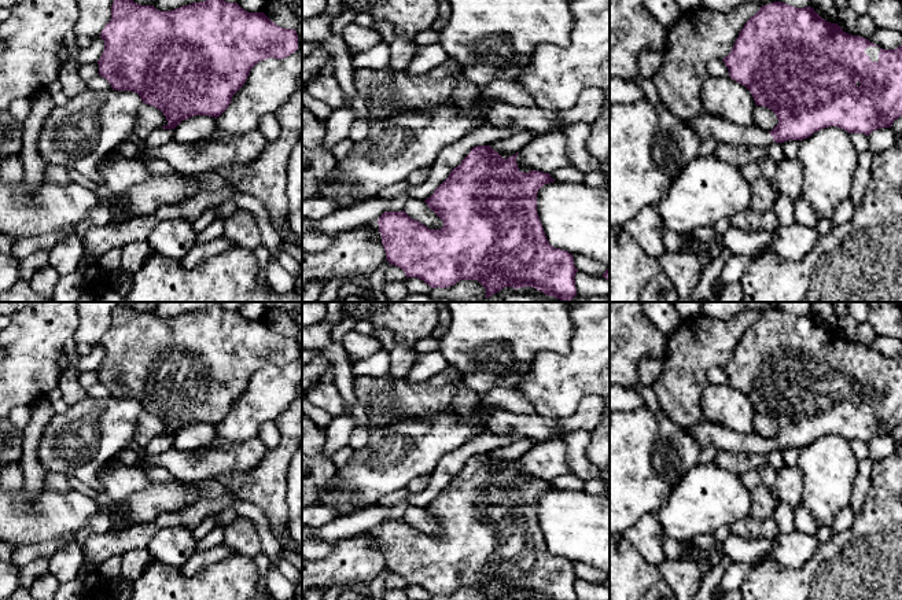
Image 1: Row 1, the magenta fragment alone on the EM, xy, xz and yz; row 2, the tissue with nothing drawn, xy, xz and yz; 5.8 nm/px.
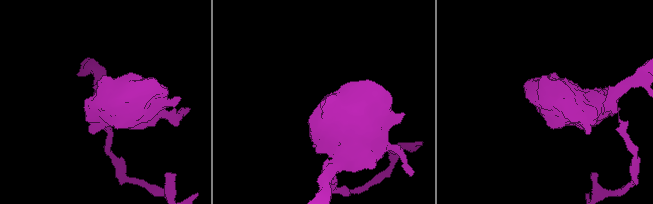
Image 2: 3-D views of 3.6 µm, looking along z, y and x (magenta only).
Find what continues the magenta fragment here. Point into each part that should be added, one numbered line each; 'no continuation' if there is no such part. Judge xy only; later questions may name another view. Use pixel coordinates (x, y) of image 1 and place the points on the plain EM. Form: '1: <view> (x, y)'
1: xy (158, 444)

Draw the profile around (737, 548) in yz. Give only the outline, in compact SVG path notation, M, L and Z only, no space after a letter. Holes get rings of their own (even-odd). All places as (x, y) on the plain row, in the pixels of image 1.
M730 533L722 546L730 562L745 562L755 564L766 559L774 546L776 538L745 538Z

